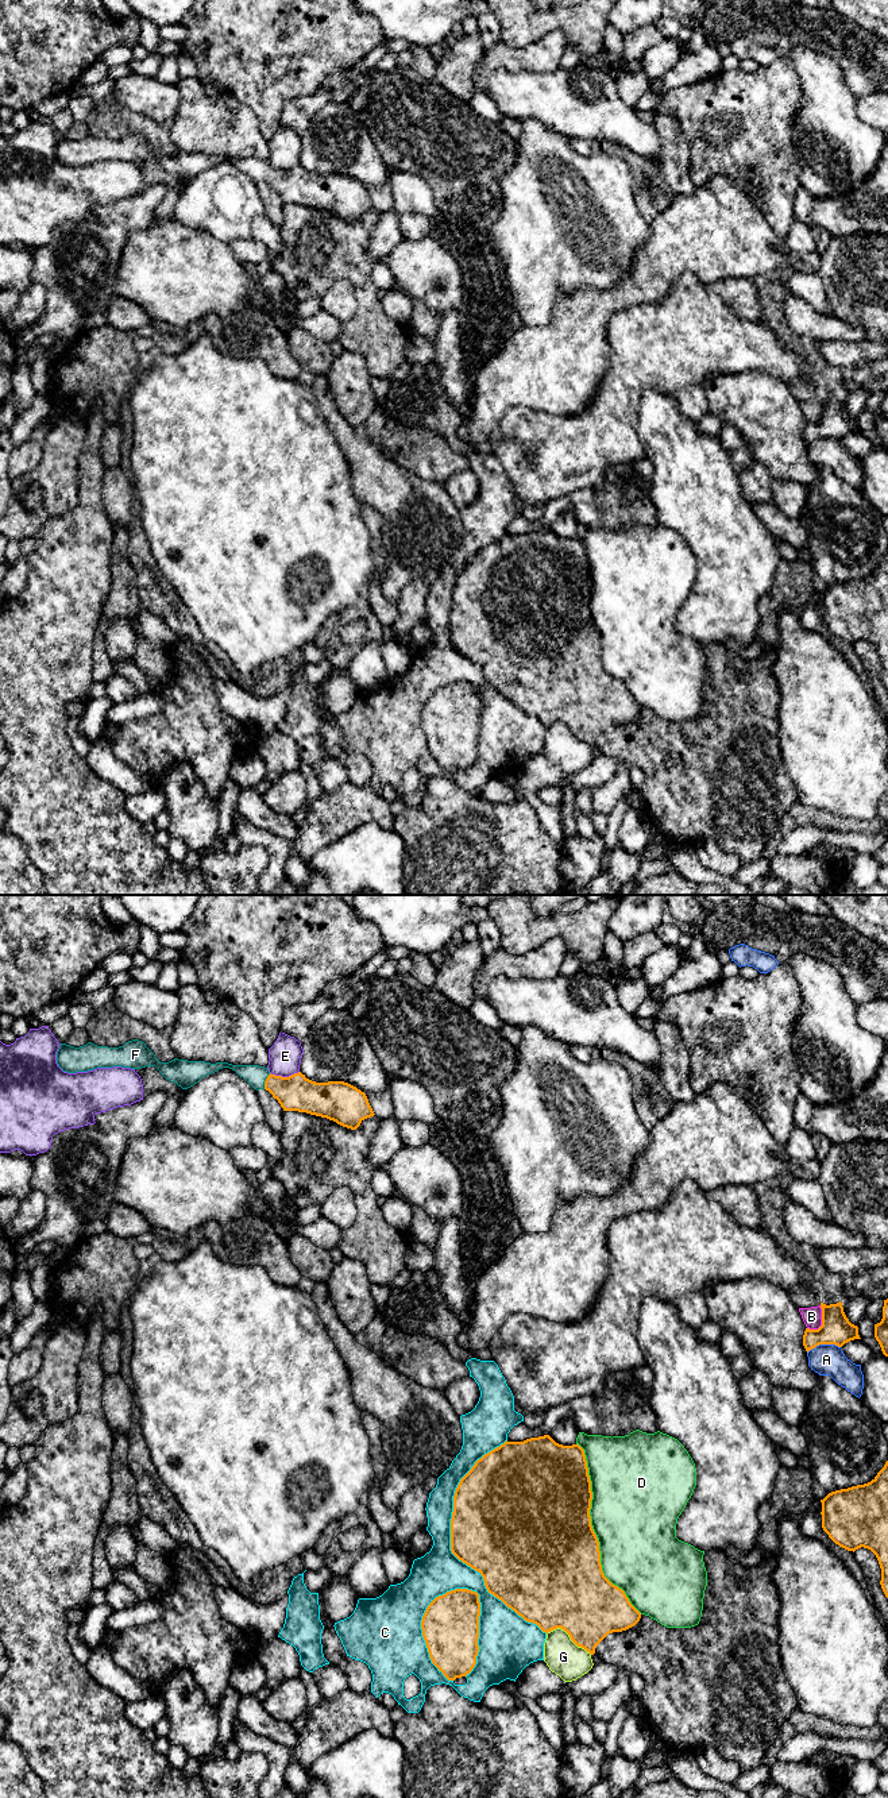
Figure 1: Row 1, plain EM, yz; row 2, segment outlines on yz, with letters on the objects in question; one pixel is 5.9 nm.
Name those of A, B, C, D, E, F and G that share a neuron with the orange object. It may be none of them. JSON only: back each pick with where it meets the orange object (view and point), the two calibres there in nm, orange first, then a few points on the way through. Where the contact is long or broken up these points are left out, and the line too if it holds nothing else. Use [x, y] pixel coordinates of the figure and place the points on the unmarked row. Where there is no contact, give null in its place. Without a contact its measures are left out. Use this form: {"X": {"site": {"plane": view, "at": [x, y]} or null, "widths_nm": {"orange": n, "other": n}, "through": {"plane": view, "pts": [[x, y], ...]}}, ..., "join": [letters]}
{"F": {"site": {"plane": "yz", "at": [265, 174]}, "widths_nm": {"orange": 220, "other": 120}, "through": {"plane": "yz", "pts": [[296, 185], [265, 174], [254, 168]]}}, "join": ["F"]}

